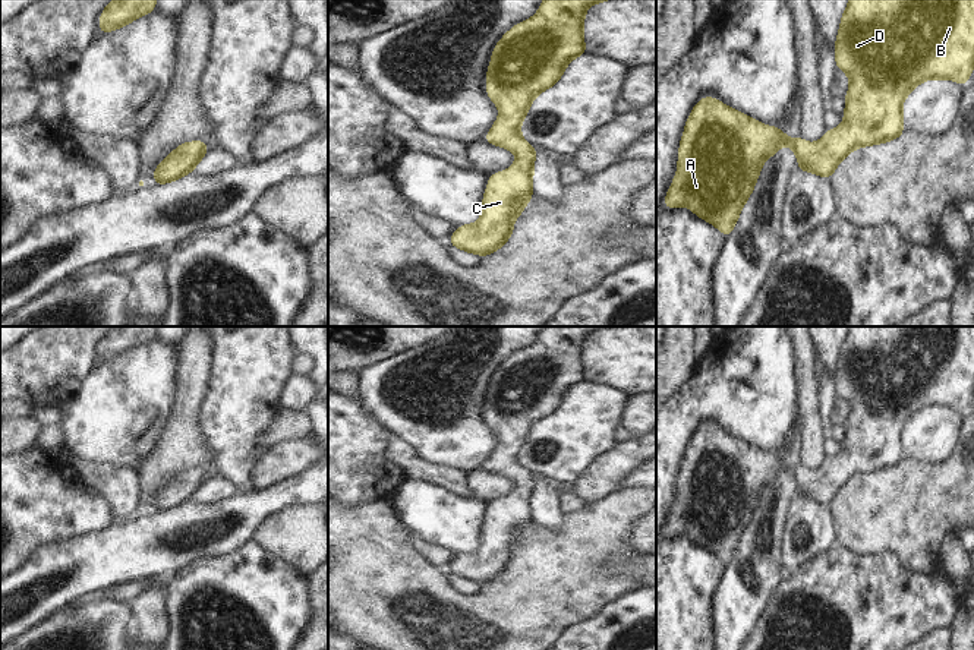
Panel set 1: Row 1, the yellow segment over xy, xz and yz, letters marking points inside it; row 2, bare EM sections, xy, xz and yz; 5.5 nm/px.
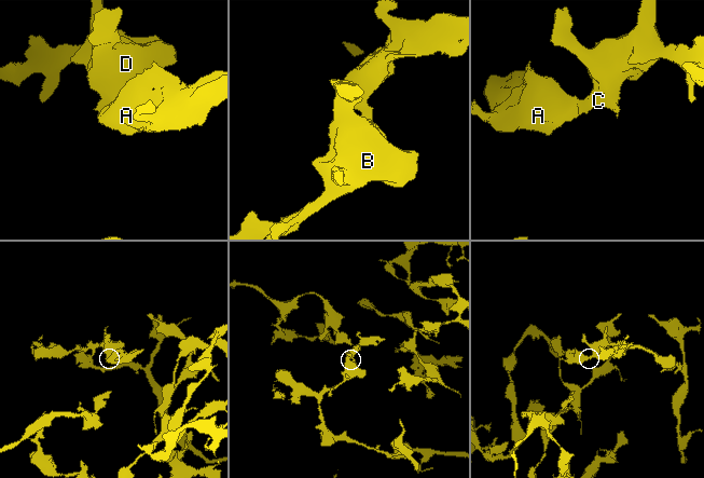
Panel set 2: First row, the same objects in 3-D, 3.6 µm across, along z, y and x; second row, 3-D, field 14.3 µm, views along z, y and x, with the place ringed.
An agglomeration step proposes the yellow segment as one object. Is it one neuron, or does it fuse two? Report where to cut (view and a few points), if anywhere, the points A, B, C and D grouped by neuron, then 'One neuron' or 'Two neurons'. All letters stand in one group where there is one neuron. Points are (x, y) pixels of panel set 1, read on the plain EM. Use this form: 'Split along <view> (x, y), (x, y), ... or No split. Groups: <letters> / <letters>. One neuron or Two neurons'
No split. Groups: A B C D. One neuron

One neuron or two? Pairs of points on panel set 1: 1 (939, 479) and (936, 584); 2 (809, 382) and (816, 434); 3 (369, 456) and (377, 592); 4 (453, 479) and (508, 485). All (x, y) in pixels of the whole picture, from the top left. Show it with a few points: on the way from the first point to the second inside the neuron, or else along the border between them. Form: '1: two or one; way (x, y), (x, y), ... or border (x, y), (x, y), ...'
1: two; border (901, 565), (916, 573), (935, 574)
2: one; way (809, 396), (810, 420)
3: two; border (384, 499), (355, 505), (343, 504)
4: two; border (467, 476), (470, 491), (481, 499)

